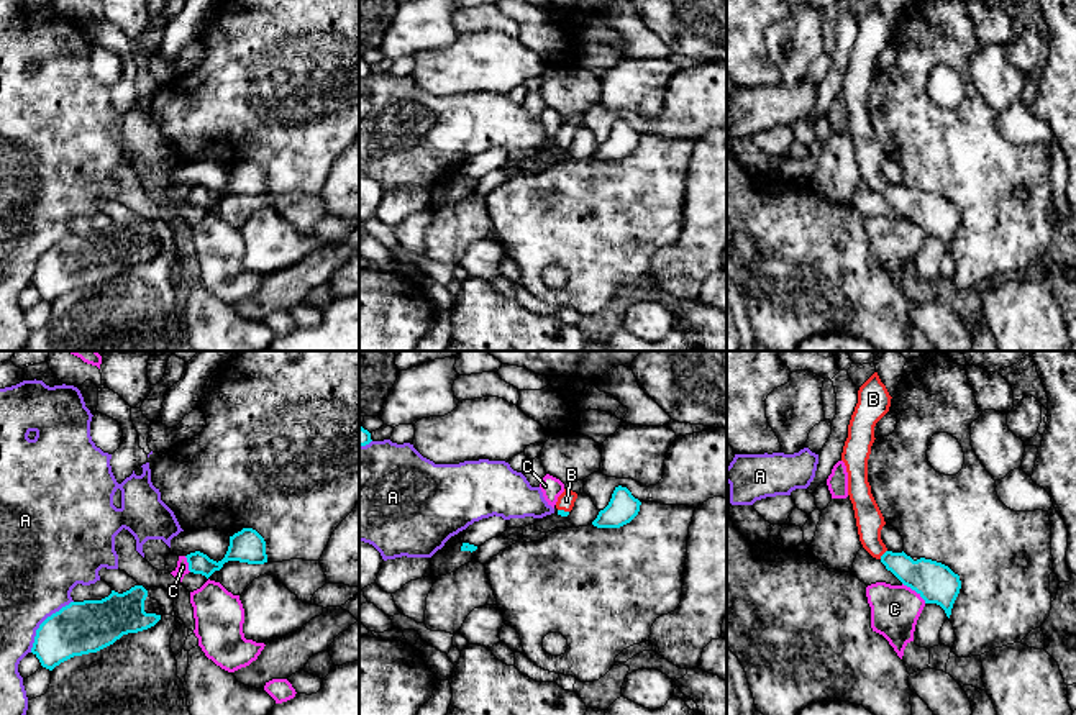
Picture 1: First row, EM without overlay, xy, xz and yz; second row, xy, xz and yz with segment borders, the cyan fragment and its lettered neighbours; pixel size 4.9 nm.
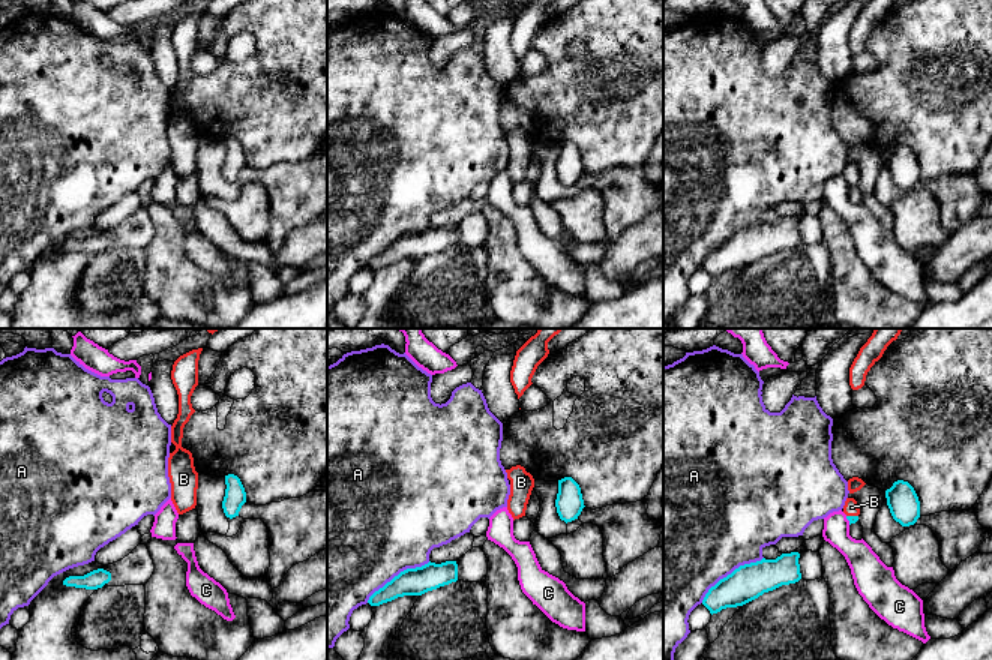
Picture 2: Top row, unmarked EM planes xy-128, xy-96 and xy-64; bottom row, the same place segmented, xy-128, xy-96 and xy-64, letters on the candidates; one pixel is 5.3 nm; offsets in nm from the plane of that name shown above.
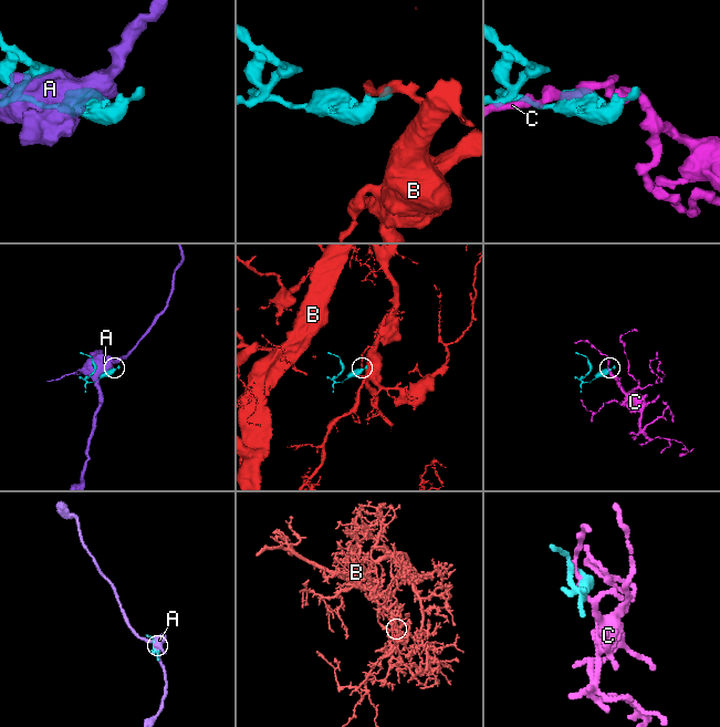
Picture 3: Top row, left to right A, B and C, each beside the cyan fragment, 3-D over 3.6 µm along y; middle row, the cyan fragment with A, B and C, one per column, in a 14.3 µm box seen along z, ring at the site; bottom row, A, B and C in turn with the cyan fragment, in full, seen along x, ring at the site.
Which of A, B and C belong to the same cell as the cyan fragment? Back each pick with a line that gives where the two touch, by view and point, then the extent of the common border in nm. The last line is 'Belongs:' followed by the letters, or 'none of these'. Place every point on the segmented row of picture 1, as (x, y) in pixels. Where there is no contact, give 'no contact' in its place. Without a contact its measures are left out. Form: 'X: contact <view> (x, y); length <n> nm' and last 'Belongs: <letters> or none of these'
B: contact yz (883, 555); length 60 nm
Belongs: B

